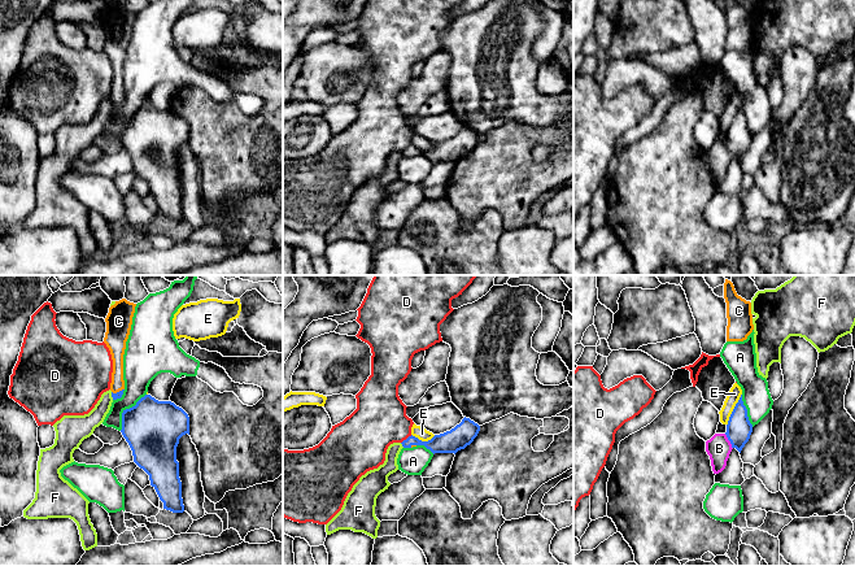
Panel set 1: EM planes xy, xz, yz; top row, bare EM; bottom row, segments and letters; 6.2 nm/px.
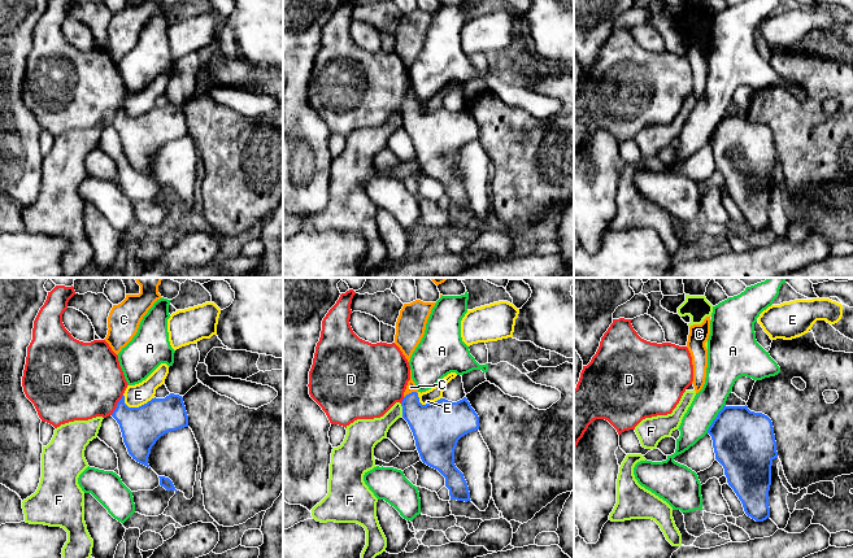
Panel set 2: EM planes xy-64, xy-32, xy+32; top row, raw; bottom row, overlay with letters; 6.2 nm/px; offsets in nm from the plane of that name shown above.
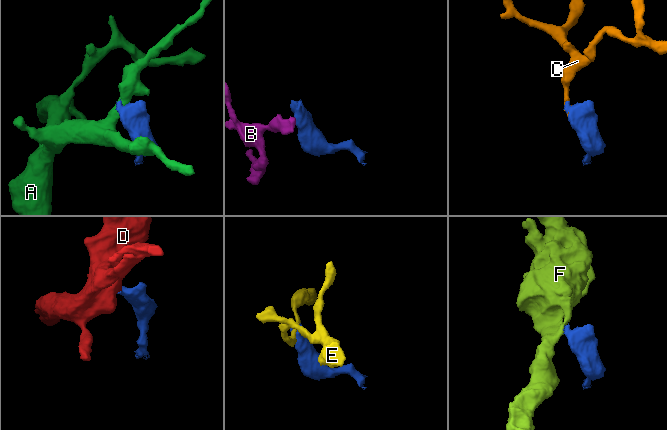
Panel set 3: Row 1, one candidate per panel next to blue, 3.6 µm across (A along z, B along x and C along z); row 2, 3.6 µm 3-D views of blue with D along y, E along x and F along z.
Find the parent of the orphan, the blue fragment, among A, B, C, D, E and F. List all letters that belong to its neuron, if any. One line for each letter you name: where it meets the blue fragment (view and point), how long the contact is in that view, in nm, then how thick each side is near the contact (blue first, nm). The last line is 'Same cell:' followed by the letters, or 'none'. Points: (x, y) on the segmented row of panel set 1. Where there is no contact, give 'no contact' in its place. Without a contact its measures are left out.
C: meets blue in xy at (117, 392); contact 80 nm long; 50 nm thick on the blue side, 90 nm on the other
Same cell: C

